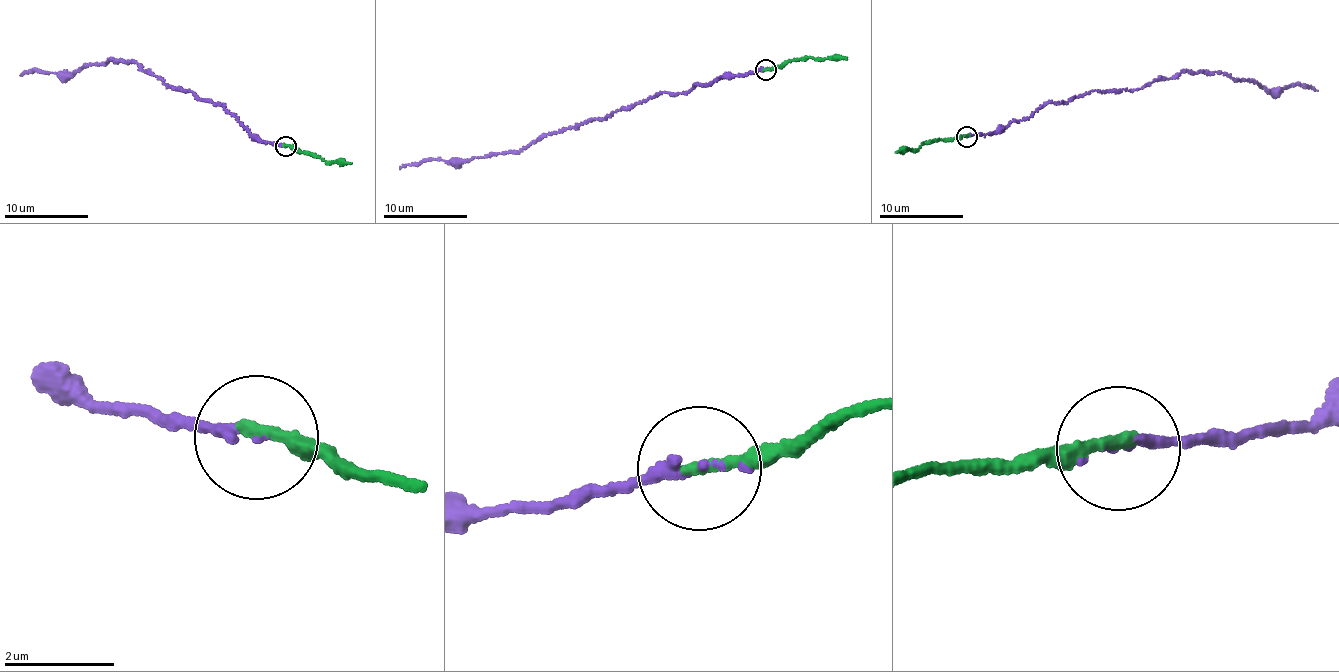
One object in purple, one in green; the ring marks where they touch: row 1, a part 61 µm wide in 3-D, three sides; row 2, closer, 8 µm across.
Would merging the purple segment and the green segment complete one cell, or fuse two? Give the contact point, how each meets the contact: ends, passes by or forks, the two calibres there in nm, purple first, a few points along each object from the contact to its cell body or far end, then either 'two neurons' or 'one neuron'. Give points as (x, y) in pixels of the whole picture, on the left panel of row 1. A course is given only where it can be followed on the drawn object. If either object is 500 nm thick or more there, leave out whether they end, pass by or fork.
at (285, 146); purple ends there; green ends there; 190 nm thick on the purple side, 200 nm on the other; purple runs (286, 146), (252, 139), (223, 104), (197, 100), (132, 62), (110, 58), (71, 75), (21, 75); green runs (286, 146), (332, 162), (350, 164); one neuron

